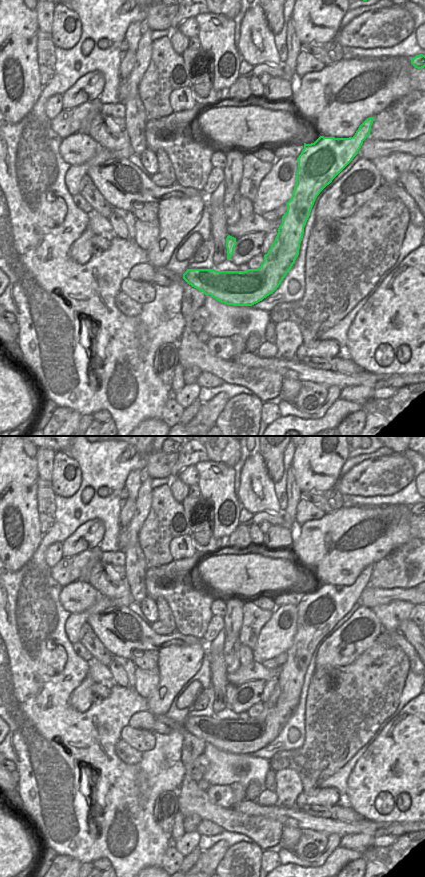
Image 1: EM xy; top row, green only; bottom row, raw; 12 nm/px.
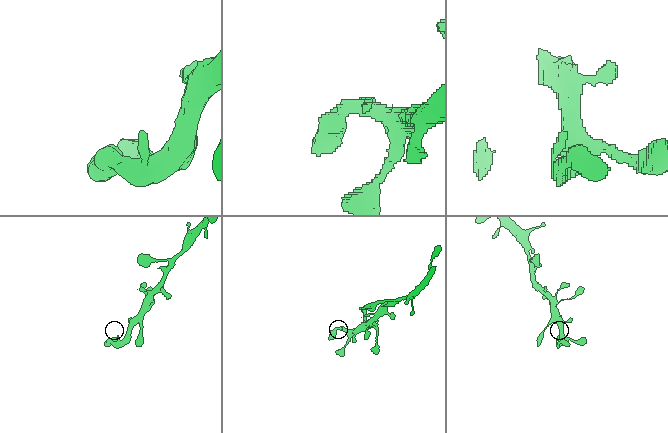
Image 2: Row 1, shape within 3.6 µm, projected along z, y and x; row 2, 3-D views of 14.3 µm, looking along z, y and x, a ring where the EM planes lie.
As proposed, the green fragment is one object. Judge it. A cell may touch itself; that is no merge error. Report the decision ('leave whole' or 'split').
leave whole

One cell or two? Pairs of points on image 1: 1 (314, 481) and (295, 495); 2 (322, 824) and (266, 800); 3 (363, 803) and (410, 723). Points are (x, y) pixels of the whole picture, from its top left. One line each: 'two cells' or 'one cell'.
1: two cells
2: two cells
3: one cell

